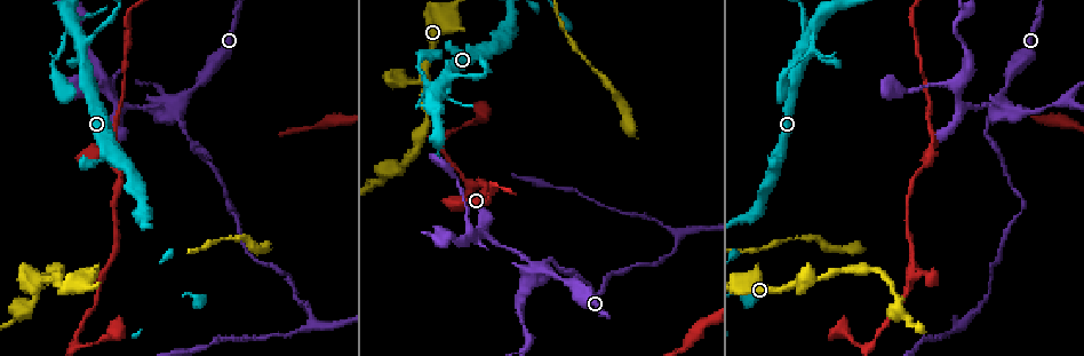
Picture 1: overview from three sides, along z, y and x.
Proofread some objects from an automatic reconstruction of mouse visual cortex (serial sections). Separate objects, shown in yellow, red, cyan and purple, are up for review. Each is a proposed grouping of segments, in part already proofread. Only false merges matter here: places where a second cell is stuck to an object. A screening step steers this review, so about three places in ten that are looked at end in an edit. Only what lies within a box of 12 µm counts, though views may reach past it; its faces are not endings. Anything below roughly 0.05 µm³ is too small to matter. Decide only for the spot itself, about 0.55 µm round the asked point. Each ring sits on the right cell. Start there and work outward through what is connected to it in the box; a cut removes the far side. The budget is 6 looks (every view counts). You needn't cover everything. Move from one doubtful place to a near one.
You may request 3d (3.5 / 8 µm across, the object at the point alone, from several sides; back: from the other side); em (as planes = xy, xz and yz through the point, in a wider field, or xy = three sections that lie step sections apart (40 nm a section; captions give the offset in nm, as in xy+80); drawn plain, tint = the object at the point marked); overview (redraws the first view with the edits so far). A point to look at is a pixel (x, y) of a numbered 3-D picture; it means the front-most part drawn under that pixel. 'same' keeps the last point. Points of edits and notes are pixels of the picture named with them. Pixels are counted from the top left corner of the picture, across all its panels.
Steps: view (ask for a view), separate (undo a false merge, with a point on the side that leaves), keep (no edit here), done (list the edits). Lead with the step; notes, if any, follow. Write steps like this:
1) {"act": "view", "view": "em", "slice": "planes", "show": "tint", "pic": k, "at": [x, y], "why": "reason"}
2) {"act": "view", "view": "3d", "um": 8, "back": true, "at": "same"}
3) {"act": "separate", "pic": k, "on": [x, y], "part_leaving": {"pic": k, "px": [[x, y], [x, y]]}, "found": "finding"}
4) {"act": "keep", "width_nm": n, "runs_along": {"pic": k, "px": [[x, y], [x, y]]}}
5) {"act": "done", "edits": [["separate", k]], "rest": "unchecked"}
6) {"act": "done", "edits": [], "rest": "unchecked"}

{"act": "view", "view": "3d", "um": 8, "pic": 1, "at": [472, 185], "why": "branch point"}

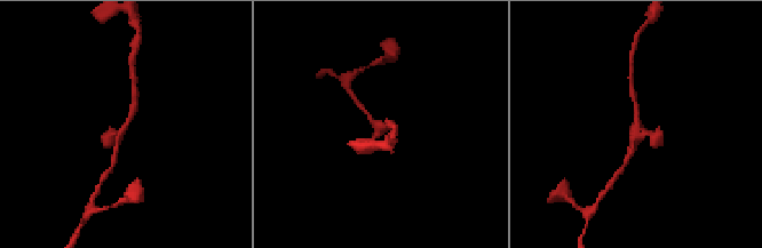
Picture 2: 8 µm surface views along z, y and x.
{"act": "view", "view": "3d", "um": 3.5, "pic": 2, "at": [377, 127], "why": "closer look"}

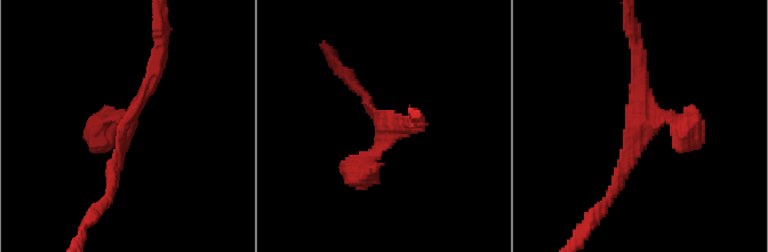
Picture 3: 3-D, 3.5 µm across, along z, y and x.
{"act": "view", "view": "em", "slice": "planes", "show": "tint", "pic": 3, "at": [133, 114], "arms": 3, "arm_widths_nm": [200, 200, 250], "why": "now the EM"}

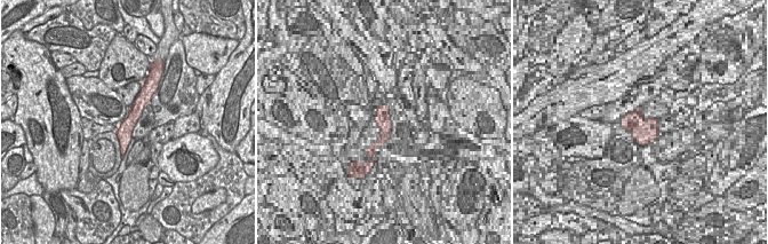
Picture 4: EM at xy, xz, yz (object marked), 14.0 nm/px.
{"act": "keep", "width_nm": 240, "runs_along": {"pic": 3, "px": [[160, 46], [111, 179]]}, "found": "one cell here"}

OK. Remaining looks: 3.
{"act": "view", "view": "3d", "um": 3.5, "pic": 1, "at": [29, 281], "why": "abrupt turn"}

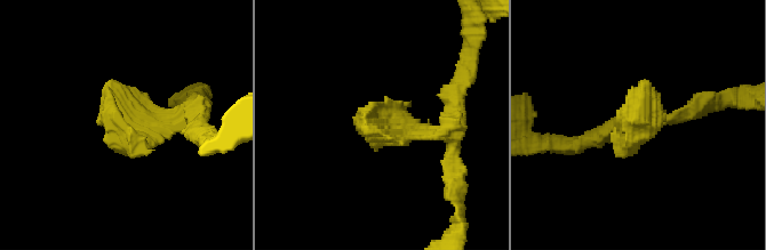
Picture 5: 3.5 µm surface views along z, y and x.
{"act": "view", "view": "em", "slice": "xy", "step": 3, "show": "tint", "pic": 5, "at": [649, 125]}

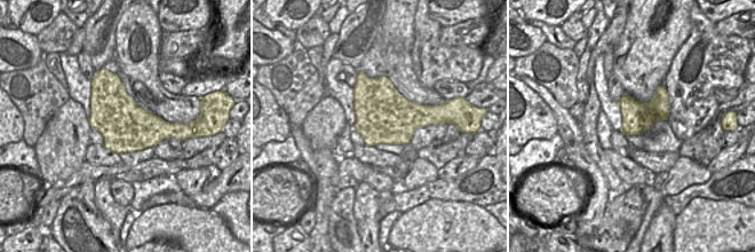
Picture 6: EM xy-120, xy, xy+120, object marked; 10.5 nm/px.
{"act": "keep", "width_nm": 600, "runs_along": {"pic": 5, "px": [[199, 120], [125, 123], [111, 95]]}, "found": "continuous, no second cell"}

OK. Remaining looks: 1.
{"act": "done", "edits": [], "rest": "unchecked"}

